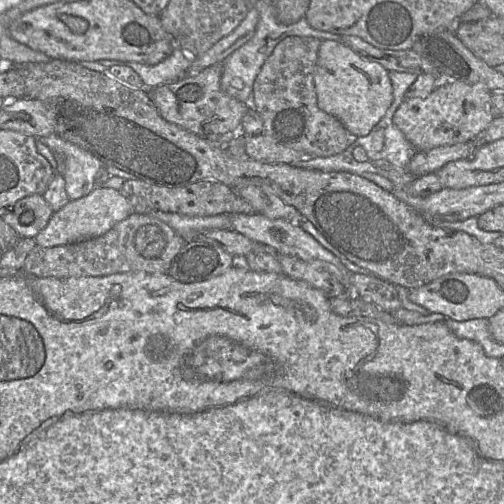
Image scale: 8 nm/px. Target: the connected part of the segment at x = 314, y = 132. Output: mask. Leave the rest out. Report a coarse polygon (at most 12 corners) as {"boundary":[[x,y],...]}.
{"boundary":[[286,37],[261,67],[262,135],[311,157],[357,136],[317,105],[321,40]]}

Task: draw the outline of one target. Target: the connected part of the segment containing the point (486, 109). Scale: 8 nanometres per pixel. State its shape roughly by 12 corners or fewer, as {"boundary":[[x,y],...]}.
{"boundary":[[482,84],[404,99],[393,123],[417,152],[477,138],[497,116]]}

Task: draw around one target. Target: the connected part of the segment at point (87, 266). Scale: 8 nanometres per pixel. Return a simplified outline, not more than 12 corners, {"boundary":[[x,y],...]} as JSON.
{"boundary":[[131,213],[85,241],[35,246],[39,278],[166,273],[186,240]]}

